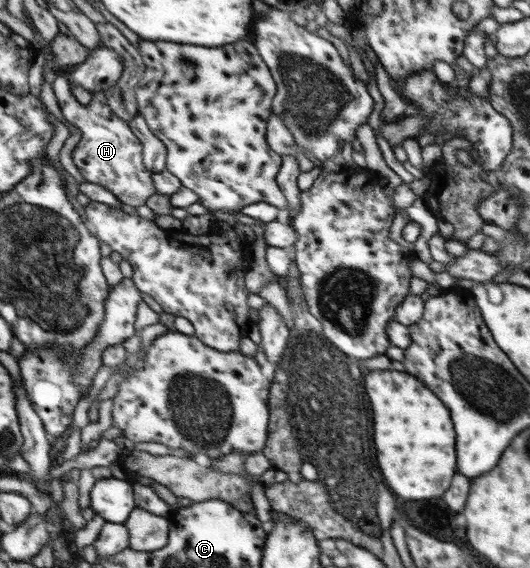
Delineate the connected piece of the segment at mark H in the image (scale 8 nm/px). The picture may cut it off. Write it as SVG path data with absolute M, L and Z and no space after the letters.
M57 75L52 89L64 118L82 133L80 142L72 152L72 160L85 181L105 187L126 205L144 205L150 195L157 193L157 186L153 174L142 163L143 145L128 123L108 107L104 92L92 93L92 101L86 106L74 97L66 77Z

